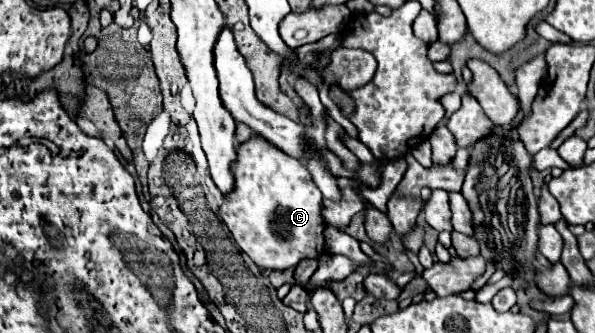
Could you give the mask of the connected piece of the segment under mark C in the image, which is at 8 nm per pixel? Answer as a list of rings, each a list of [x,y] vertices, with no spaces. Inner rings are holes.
[[[252,133],[248,141],[240,143],[236,149],[236,161],[232,163],[234,189],[222,195],[222,221],[228,225],[236,245],[264,269],[288,269],[296,267],[302,259],[316,259],[324,253],[324,229],[326,223],[320,215],[322,195],[314,185],[306,165],[300,159],[294,159],[282,153],[276,145],[270,145],[262,135]]]

